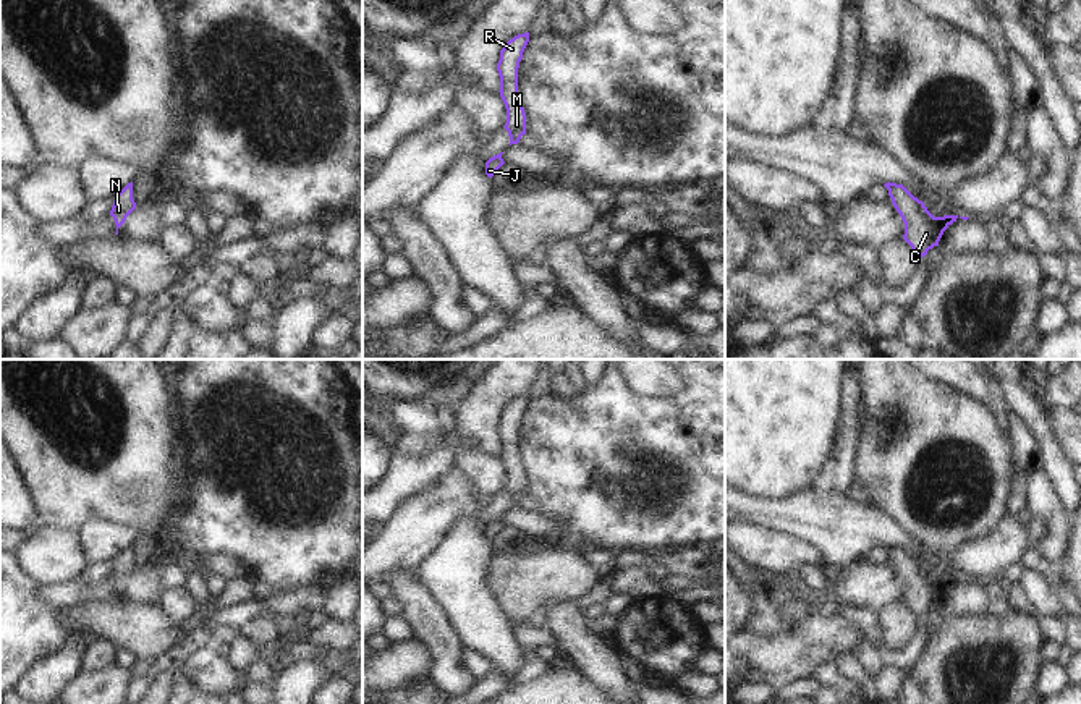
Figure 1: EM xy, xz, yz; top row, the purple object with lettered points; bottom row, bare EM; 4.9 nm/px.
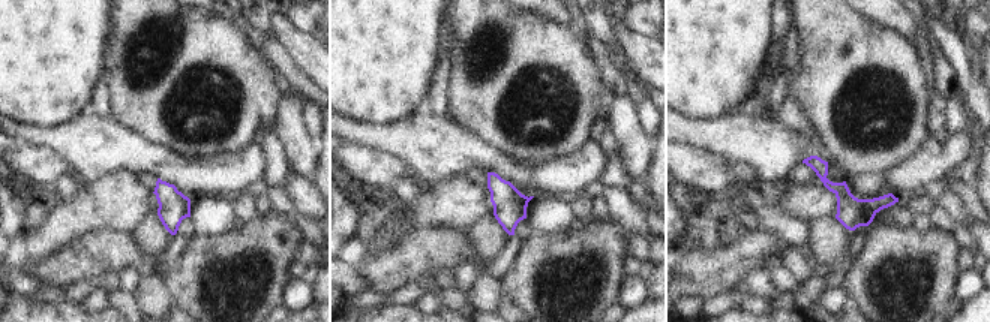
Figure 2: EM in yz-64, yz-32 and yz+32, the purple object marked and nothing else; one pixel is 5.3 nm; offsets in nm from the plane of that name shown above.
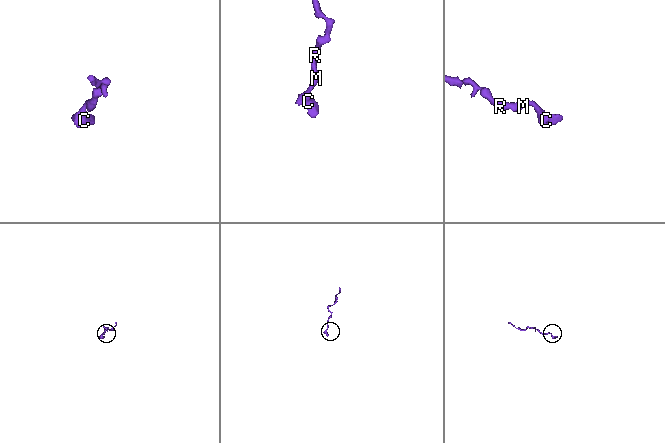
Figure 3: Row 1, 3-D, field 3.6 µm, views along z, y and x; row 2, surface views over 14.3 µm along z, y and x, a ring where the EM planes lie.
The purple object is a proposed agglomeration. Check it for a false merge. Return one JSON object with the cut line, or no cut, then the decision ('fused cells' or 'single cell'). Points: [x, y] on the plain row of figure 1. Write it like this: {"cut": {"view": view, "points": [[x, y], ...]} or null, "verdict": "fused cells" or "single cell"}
{"cut": null, "verdict": "single cell"}

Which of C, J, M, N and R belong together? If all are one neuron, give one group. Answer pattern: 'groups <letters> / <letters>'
groups C J M N R

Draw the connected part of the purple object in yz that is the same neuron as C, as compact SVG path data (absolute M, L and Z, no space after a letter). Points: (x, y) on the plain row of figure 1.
M885 545L893 570L905 586L903 602L924 620L929 612L939 609L943 594L956 584L958 578L934 579L922 563L914 560L903 547Z

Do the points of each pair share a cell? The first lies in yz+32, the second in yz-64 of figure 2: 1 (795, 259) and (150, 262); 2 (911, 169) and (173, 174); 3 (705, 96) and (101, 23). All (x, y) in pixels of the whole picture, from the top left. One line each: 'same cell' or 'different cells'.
1: different cells
2: same cell
3: same cell

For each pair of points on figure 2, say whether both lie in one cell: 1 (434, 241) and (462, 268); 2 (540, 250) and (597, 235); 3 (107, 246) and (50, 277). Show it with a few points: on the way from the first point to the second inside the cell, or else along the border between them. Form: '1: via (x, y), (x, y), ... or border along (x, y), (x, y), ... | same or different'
1: border along (453, 268), (464, 261), (470, 261), (479, 271) | different
2: via (554, 250), (579, 250), (584, 247) | same
3: via (93, 255), (63, 268) | same

